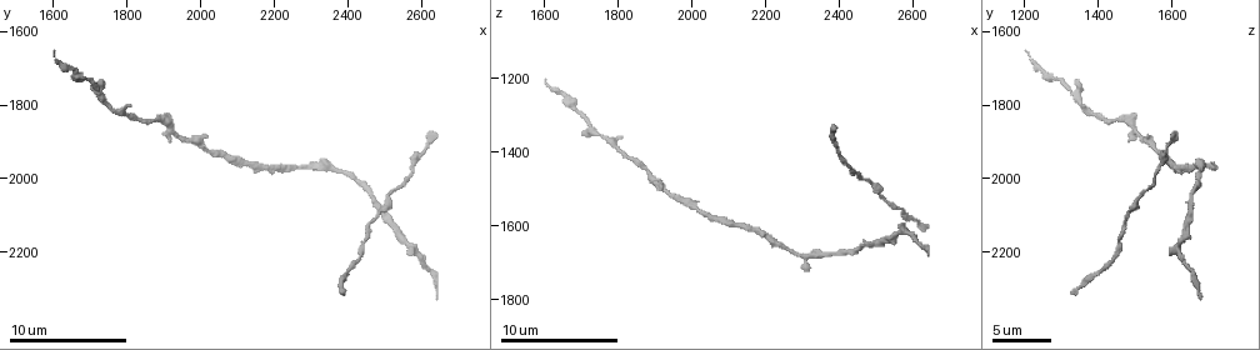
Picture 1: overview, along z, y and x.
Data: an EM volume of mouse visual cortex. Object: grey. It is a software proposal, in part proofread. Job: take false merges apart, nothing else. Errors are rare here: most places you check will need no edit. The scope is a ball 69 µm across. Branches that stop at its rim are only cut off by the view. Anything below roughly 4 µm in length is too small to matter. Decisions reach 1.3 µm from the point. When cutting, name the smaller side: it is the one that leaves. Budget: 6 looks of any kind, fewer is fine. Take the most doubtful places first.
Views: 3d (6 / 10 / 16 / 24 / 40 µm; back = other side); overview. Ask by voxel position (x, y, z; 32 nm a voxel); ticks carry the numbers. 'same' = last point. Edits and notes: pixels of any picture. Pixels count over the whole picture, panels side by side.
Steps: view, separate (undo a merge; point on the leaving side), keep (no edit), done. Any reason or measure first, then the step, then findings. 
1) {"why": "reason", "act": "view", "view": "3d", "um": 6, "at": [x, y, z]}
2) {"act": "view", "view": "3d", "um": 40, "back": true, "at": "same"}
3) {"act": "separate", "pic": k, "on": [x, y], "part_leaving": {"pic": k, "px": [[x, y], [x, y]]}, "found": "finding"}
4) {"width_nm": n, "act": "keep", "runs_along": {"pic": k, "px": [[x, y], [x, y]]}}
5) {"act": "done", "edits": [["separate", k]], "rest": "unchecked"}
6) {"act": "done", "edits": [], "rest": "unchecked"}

{"why": "sudden change in width", "act": "view", "view": "3d", "um": 10, "at": [2310, 1960, 1680]}

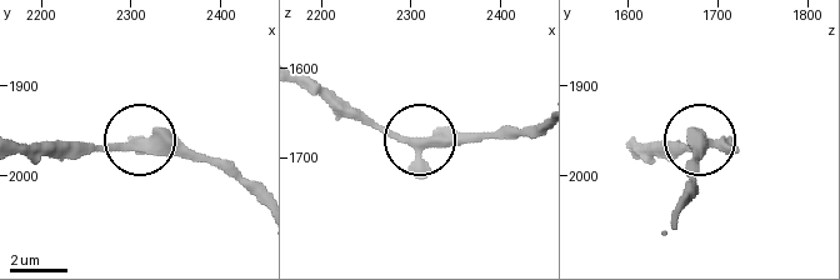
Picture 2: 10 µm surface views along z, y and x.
{"act": "keep", "runs_along": {"pic": 2, "px": [[330, 108], [356, 110], [429, 143], [484, 136]]}, "found": "one neuron here"}

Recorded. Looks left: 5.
{"why": "three-way junction", "act": "view", "view": "3d", "um": 10, "at": [1930, 1880, 1510]}

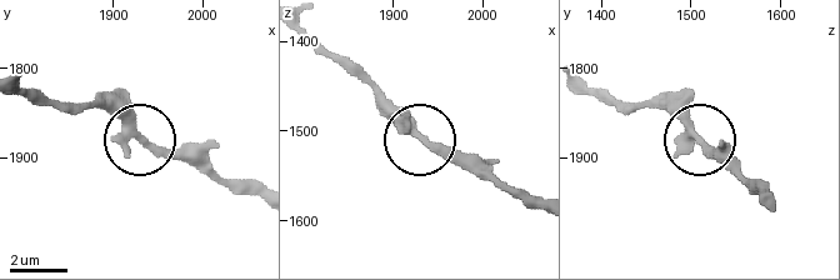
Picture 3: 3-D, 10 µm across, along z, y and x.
{"arms": 3, "act": "keep", "found": "all the same neuron"}

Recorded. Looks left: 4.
{"act": "view", "view": "3d", "um": 6, "at": [2480, 2080, 1650]}

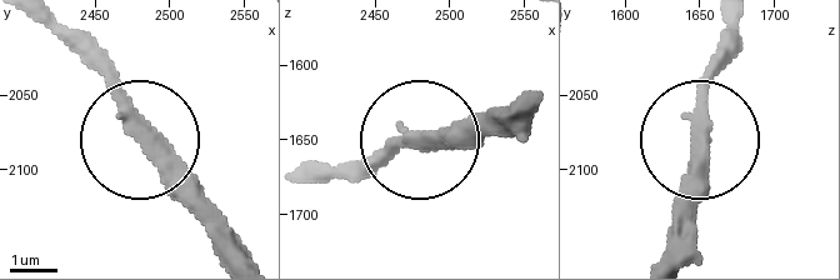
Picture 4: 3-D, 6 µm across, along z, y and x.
{"side_arm_um": 11, "act": "keep", "runs_along": {"pic": 4, "px": [[739, 29], [703, 89], [690, 240]]}, "found": "continuous, no second neuron"}

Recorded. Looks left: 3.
{"act": "done", "edits": [], "rest": "unchecked"}

